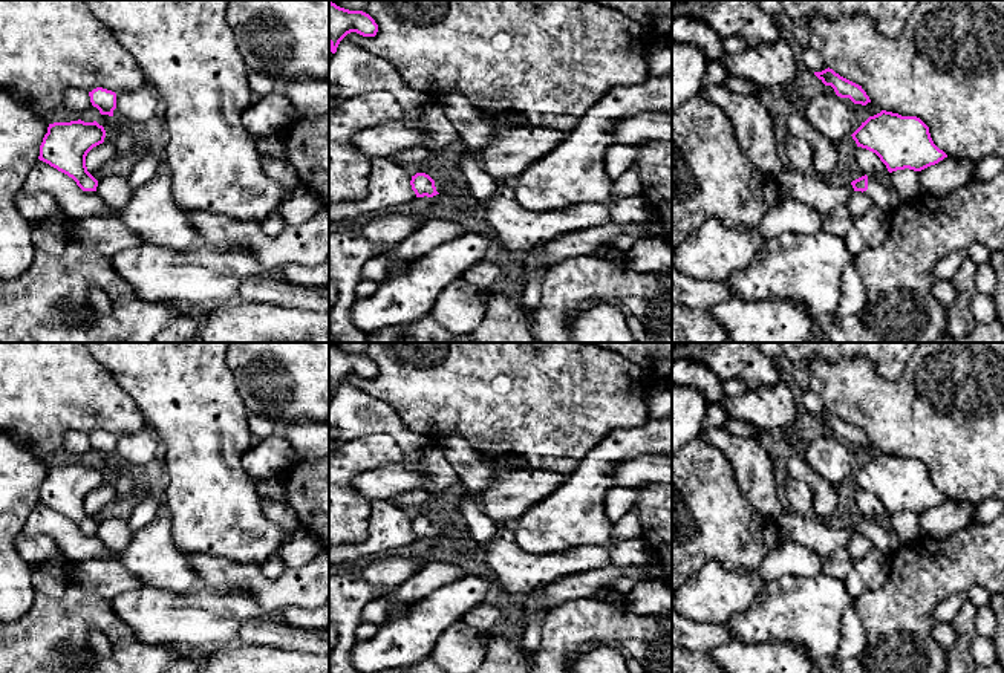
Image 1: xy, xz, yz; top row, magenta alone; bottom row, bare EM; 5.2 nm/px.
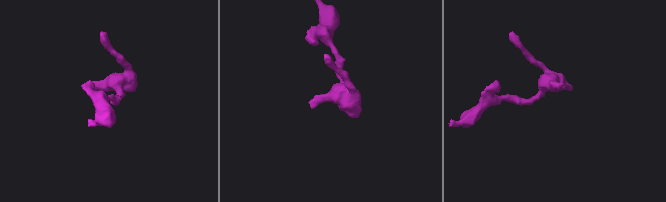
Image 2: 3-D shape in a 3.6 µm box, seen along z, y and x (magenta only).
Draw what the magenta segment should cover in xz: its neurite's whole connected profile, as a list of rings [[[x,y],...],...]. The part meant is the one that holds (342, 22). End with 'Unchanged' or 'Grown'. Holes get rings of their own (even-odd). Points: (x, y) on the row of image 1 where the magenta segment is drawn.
[[[329,2],[329,44],[335,54],[340,41],[350,32],[363,37],[375,37],[378,24],[363,11],[349,11]]]. Unchanged

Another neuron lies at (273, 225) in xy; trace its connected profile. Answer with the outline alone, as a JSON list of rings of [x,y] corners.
[[[274,210],[272,213],[269,213],[266,216],[266,219],[260,223],[260,226],[262,226],[262,231],[268,237],[275,237],[283,231],[283,228],[286,225],[285,225],[283,217],[280,216],[280,213],[277,210]]]

